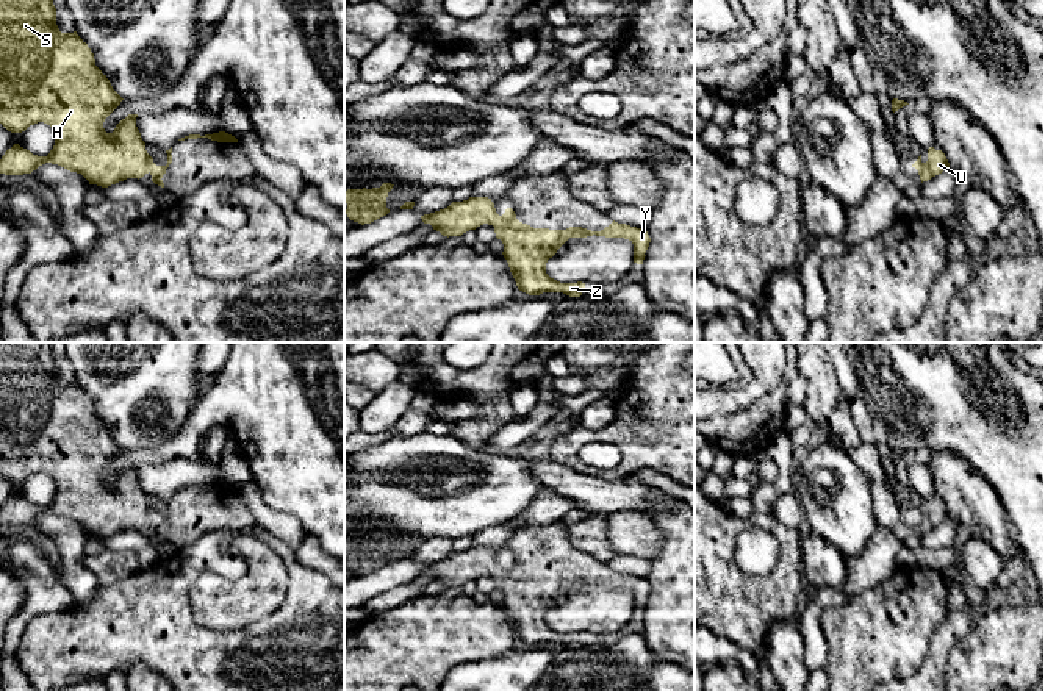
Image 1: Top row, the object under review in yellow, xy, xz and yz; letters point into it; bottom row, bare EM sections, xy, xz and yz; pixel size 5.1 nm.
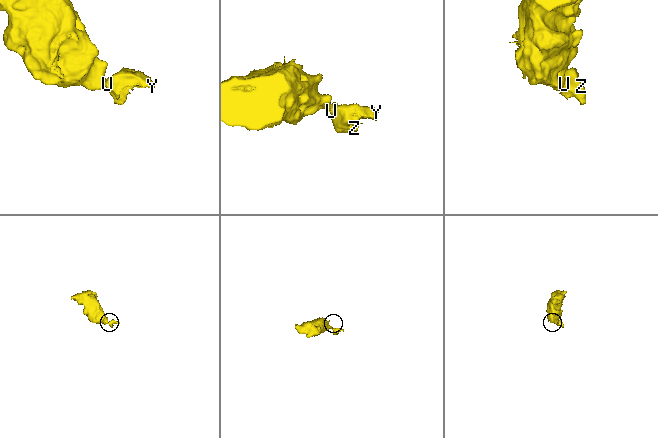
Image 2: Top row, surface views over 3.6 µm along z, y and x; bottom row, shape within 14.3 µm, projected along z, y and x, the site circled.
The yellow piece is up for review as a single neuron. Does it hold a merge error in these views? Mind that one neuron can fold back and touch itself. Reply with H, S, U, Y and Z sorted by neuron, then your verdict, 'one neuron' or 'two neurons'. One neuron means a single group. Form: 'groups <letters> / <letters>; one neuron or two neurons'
groups H S U Y Z; one neuron

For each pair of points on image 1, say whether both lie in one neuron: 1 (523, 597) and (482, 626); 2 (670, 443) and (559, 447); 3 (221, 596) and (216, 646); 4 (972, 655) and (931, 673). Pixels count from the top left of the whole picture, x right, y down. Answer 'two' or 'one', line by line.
1: two
2: one
3: two
4: two

